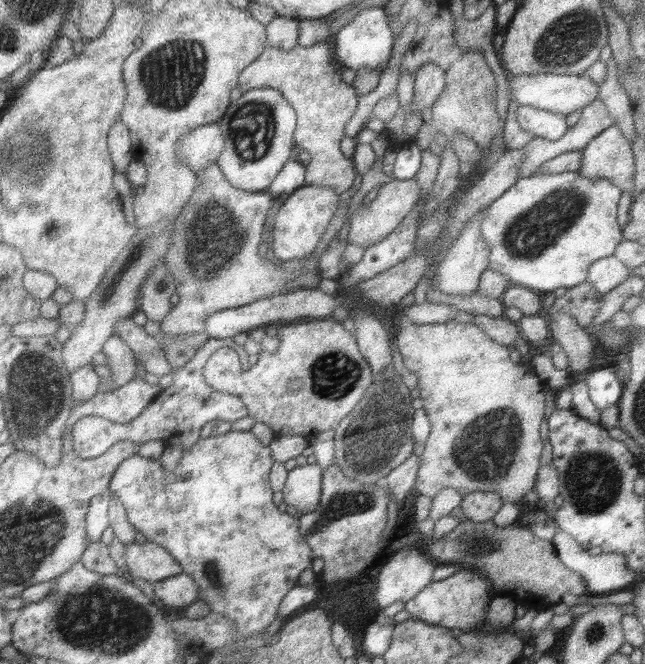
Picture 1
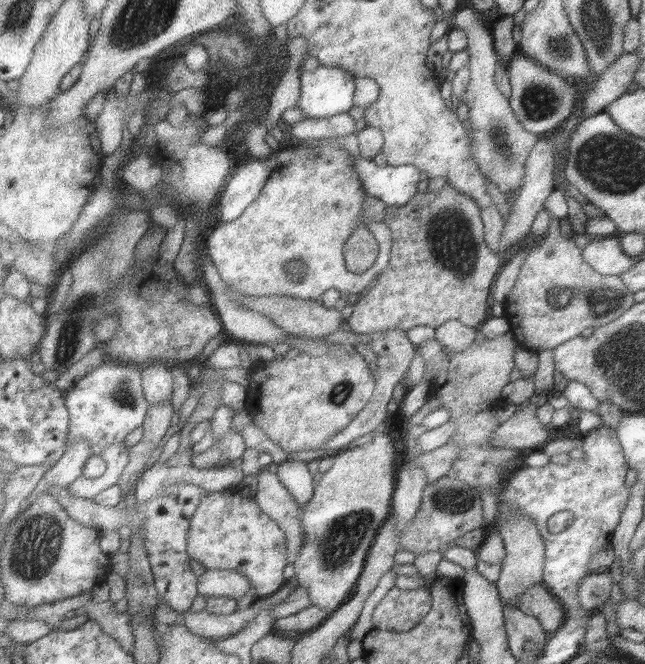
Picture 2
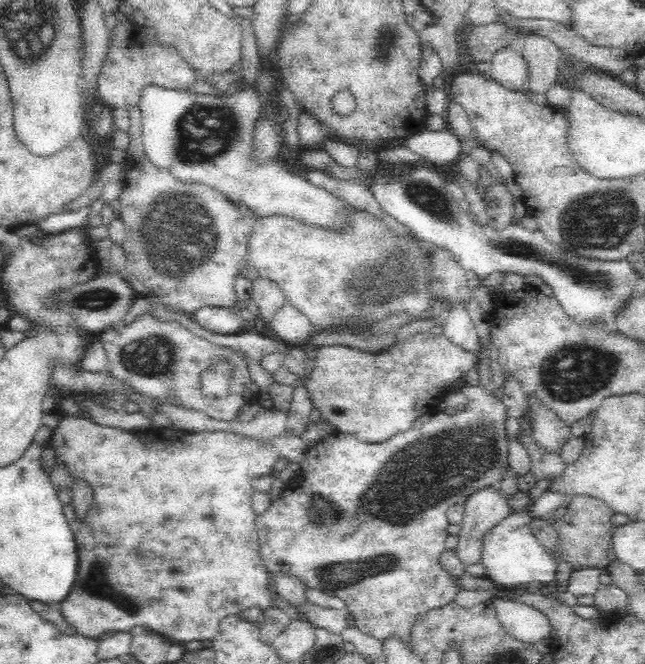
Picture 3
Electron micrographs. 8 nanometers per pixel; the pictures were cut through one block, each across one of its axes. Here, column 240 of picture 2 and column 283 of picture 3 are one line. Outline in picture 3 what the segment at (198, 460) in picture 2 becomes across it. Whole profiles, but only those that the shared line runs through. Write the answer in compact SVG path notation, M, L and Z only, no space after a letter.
M68 414L62 418L60 426L52 432L50 436L50 446L60 454L70 470L76 470L78 474L86 476L86 480L94 488L94 500L88 508L88 514L84 514L82 520L78 520L74 534L76 534L76 544L78 544L78 554L80 554L80 572L76 580L76 588L72 590L72 596L68 596L66 602L62 602L62 614L68 624L78 628L80 636L86 636L94 642L100 642L104 634L128 634L132 628L142 626L146 632L154 632L160 636L166 636L172 640L172 644L180 642L198 642L198 640L212 640L218 622L226 616L234 616L238 610L246 608L260 608L262 612L268 610L268 588L270 588L270 578L268 578L268 566L260 558L260 538L256 534L256 518L258 514L252 510L252 500L254 500L254 488L252 482L256 478L266 478L266 476L276 476L278 472L274 470L276 462L286 458L292 464L304 462L304 456L308 454L308 446L304 444L302 438L296 438L288 432L276 434L272 438L252 438L244 434L232 434L232 432L184 432L178 428L140 428L140 430L124 430L124 428L106 428L100 424L94 424L88 418Z

